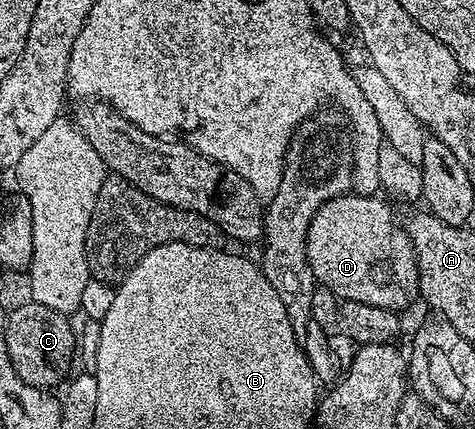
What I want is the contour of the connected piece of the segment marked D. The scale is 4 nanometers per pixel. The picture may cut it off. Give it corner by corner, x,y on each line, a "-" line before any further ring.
348,192
324,202
309,225
307,260
311,264
314,279
337,295
338,299
359,301
396,312
404,312
413,301
418,301
419,272
409,233
405,231
399,218
397,222
392,208
381,196
364,198
362,194

